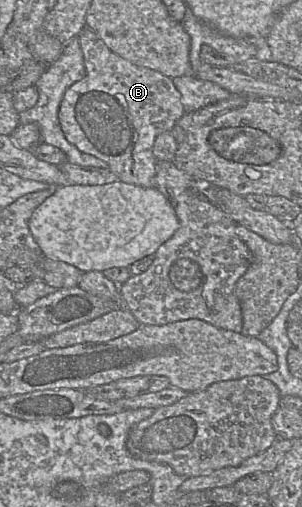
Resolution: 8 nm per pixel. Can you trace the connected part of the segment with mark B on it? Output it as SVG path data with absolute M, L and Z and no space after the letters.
M84 27L77 37L86 74L66 90L60 104L58 118L66 139L80 151L105 161L120 181L144 188L155 187L158 161L154 157L153 146L155 139L160 134L171 131L185 114L180 92L170 77L122 58L111 51L88 27Z

